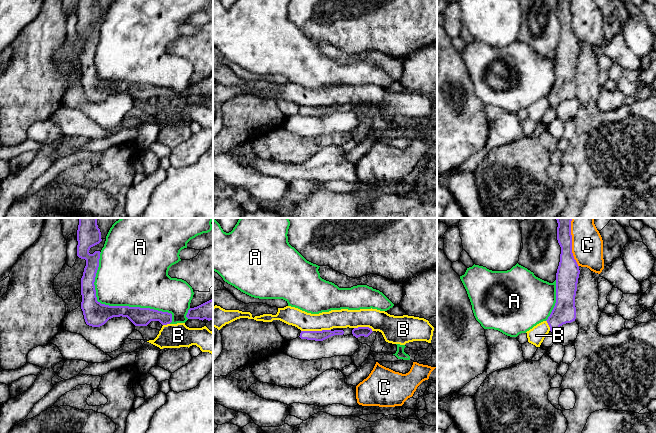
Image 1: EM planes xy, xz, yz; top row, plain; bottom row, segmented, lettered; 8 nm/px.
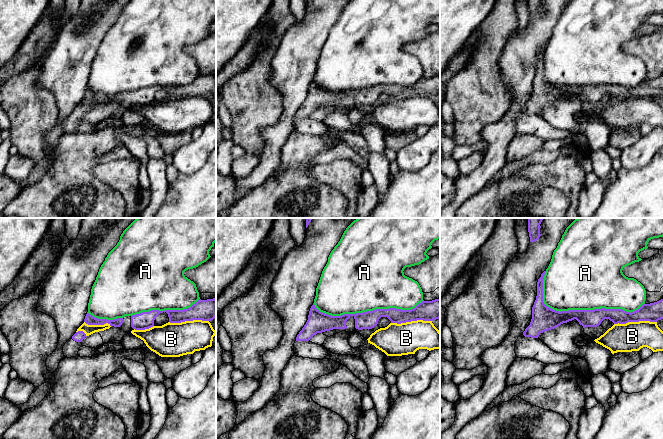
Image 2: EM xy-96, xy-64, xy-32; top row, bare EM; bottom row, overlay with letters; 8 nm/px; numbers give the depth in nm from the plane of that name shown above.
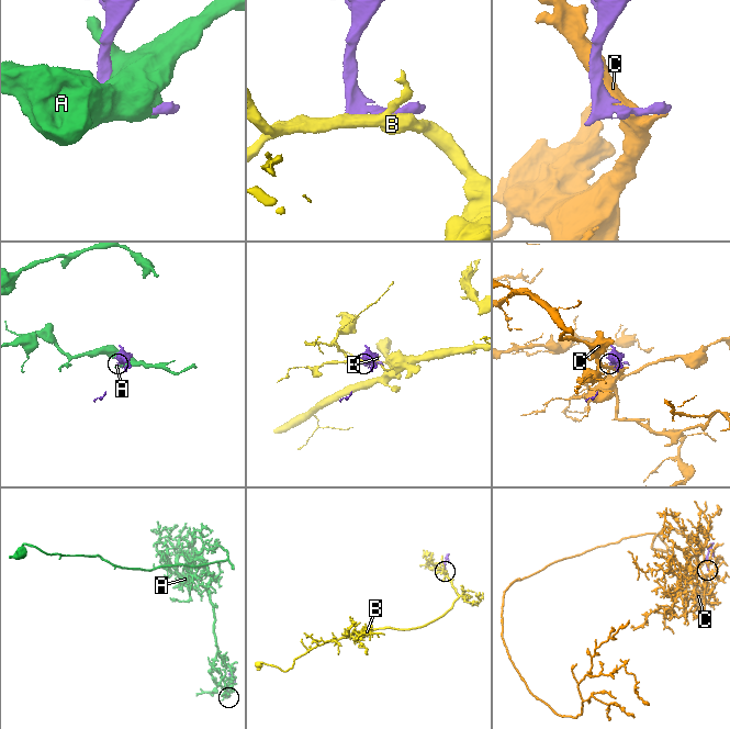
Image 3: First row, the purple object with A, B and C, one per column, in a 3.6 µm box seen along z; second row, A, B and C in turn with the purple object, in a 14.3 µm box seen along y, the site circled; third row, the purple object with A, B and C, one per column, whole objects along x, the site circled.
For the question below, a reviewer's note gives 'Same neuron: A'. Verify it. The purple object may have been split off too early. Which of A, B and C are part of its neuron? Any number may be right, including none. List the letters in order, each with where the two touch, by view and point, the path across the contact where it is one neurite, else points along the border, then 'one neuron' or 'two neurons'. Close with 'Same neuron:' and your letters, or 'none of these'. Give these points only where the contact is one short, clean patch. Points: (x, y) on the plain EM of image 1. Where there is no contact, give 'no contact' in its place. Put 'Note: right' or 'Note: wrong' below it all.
A: contact xy (114, 82); two neurons
B: contact xz (315, 107); two neurons
C: contact yz (571, 21); two neurons
Same neuron: none of these
Note: wrong

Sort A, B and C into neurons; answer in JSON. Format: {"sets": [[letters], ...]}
{"sets": [["A"], ["B"], ["C"]]}

